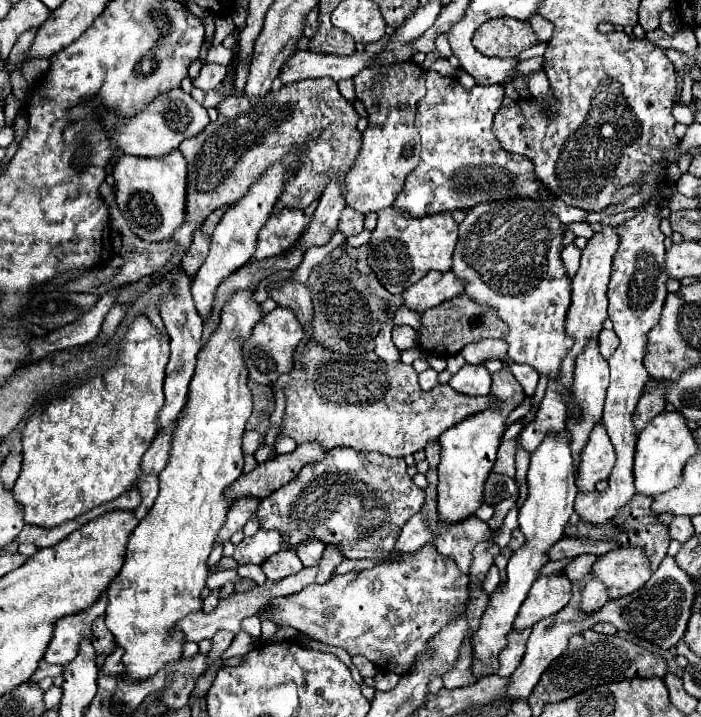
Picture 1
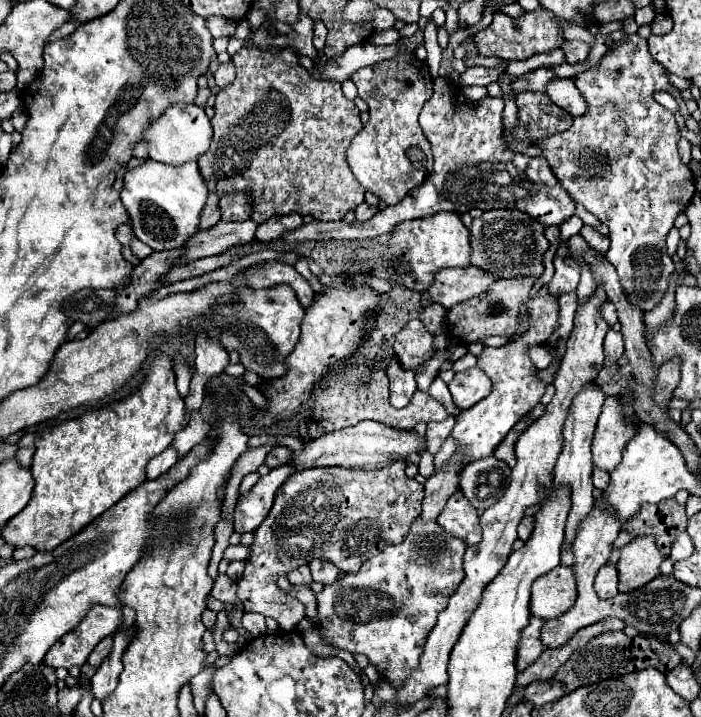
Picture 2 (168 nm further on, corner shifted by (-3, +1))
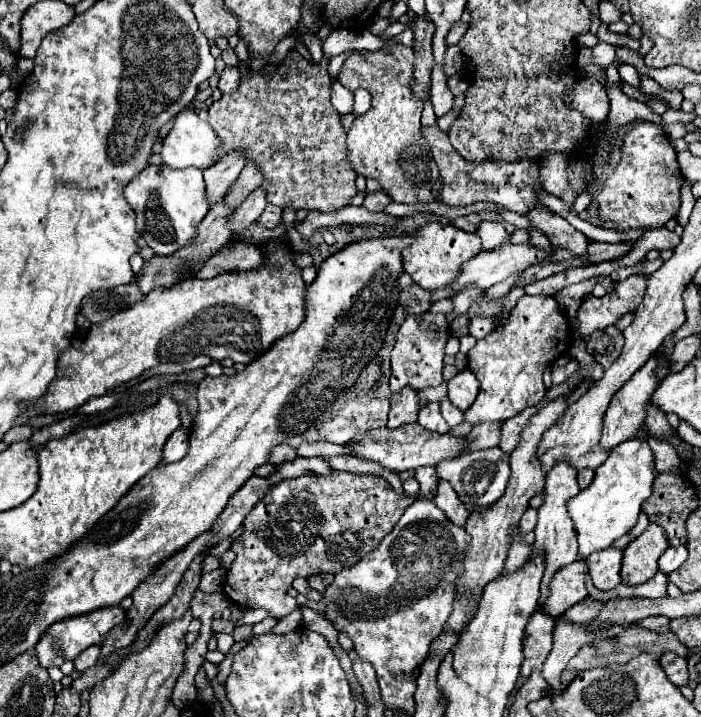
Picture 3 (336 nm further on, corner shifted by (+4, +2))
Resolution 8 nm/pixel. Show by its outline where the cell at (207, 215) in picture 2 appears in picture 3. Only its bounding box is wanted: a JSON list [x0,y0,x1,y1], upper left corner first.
[203,150,247,204]

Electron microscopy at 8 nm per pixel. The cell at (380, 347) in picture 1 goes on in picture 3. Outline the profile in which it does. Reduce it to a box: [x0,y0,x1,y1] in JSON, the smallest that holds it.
[387,388,419,428]

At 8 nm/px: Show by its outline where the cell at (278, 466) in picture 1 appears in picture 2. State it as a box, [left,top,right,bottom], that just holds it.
[290,421,422,471]

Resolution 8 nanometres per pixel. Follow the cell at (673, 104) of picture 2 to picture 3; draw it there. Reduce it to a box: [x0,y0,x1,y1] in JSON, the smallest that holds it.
[617,64,639,88]

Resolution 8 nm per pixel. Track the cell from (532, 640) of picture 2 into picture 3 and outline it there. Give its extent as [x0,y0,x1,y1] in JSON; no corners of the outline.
[521,610,553,676]

